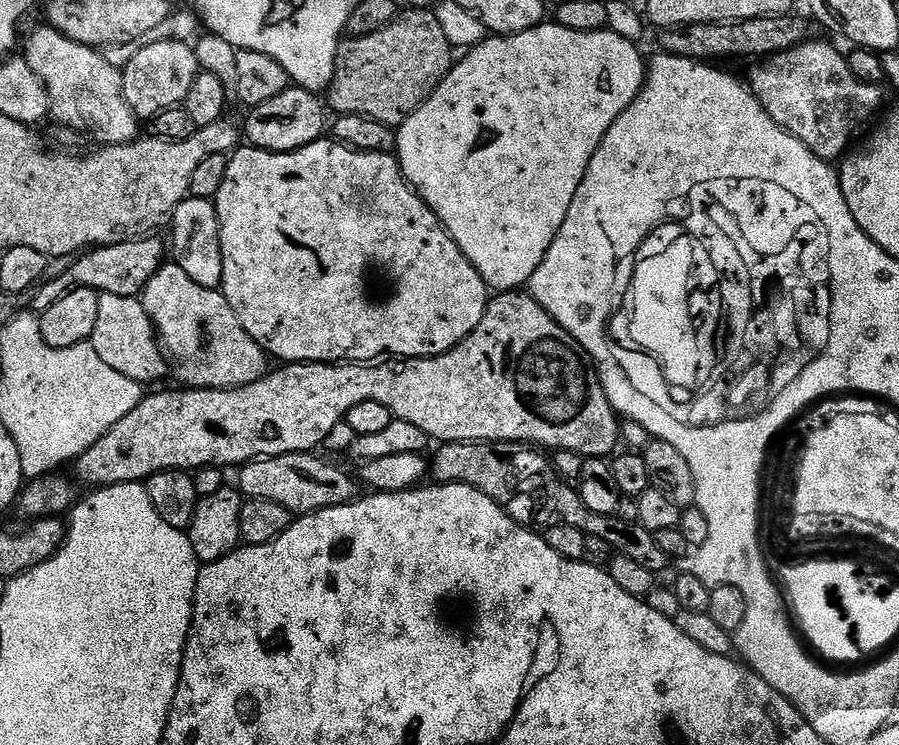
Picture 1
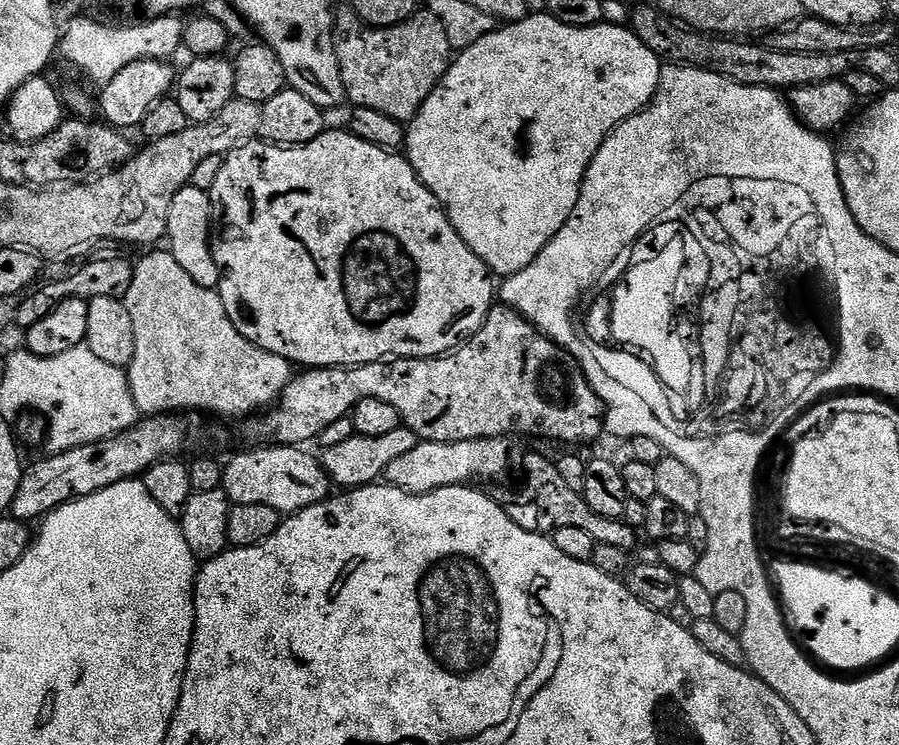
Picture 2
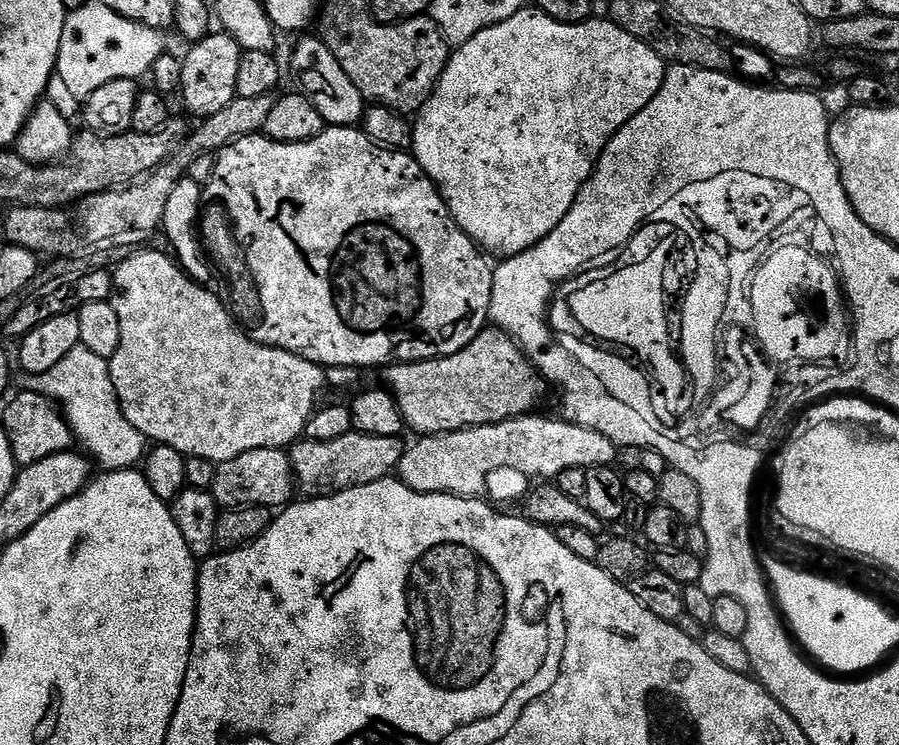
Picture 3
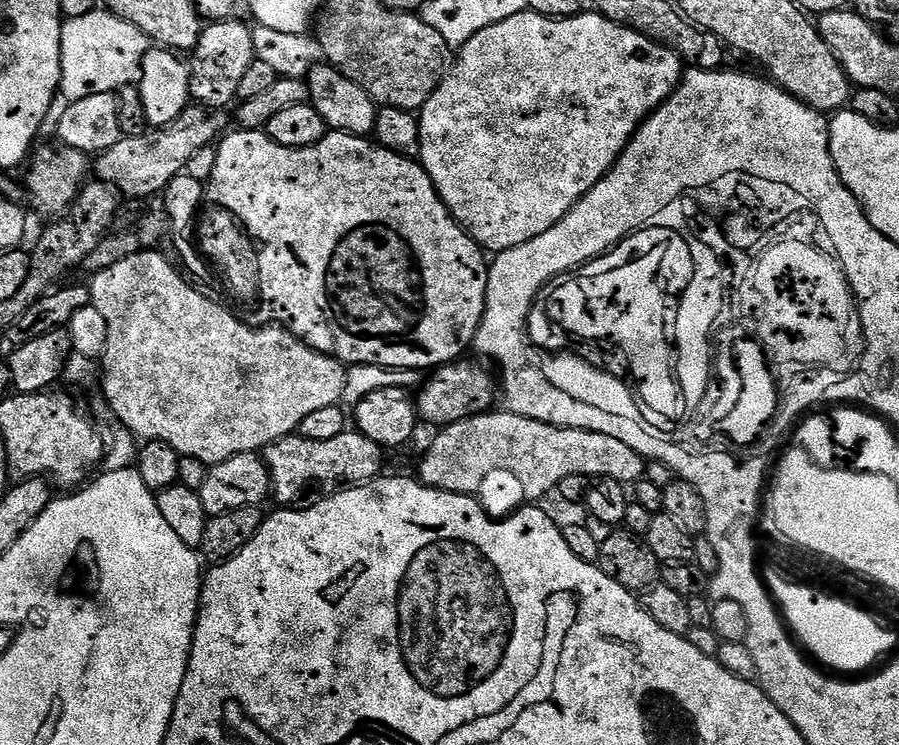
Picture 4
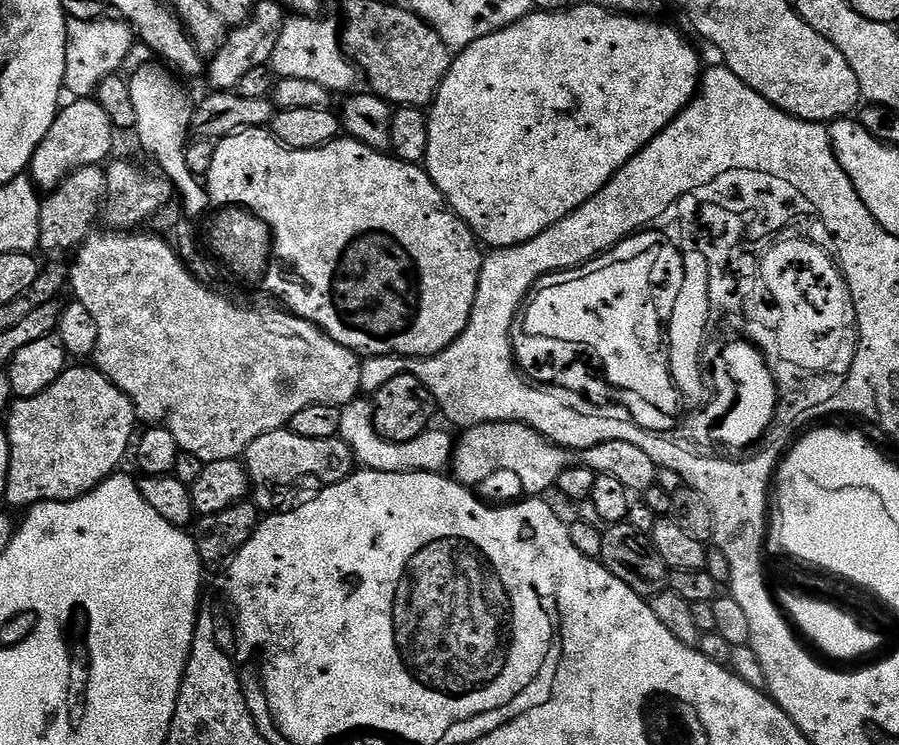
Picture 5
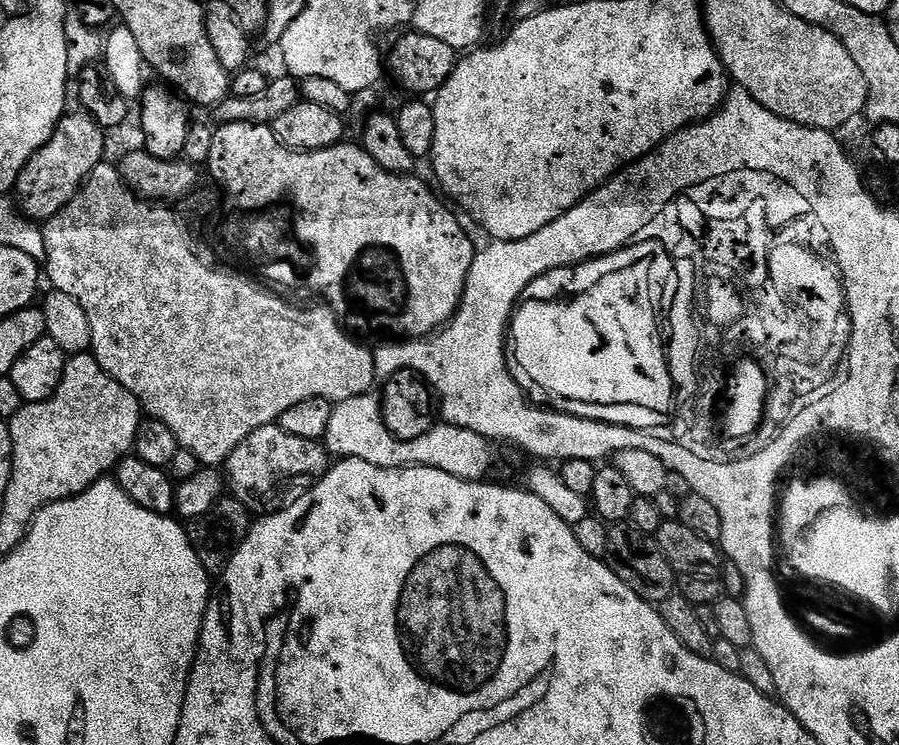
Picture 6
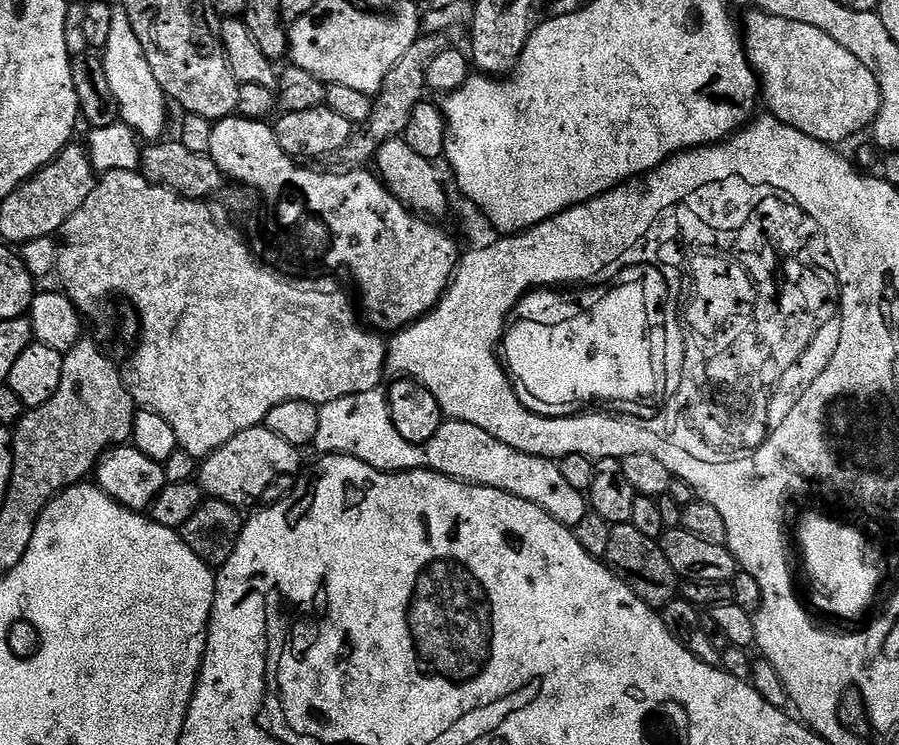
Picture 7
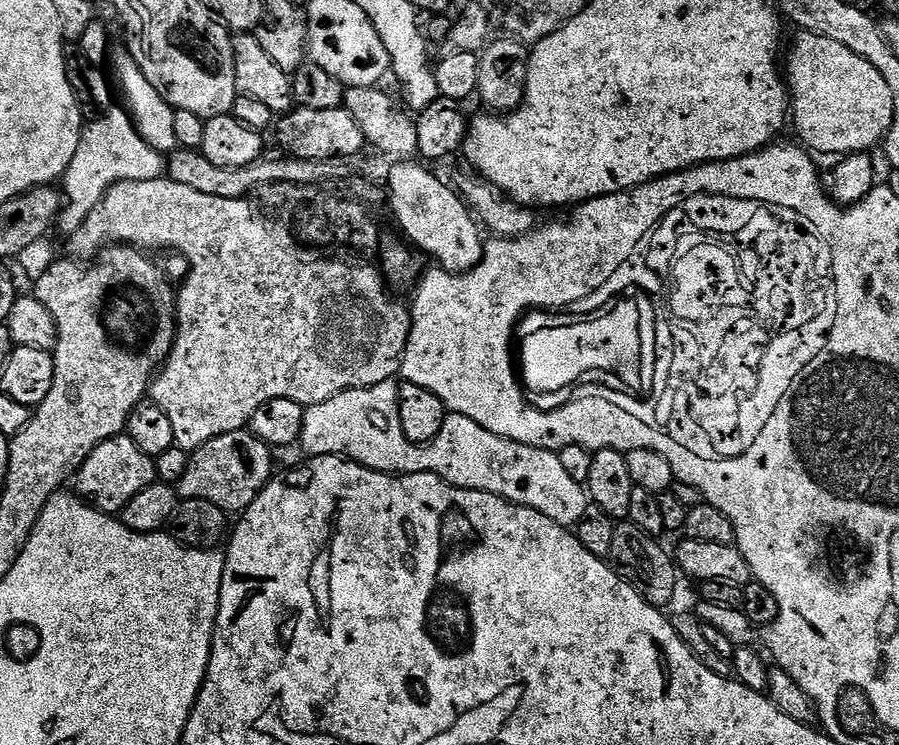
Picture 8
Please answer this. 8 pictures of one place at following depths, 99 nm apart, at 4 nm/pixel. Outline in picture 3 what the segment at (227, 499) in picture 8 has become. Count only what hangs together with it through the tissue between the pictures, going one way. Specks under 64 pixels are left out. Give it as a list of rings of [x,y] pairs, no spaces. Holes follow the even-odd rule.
[[[351,431],[334,442],[314,442],[301,439],[292,445],[292,475],[295,483],[308,498],[333,496],[348,488],[366,486],[370,482],[387,480],[400,467],[400,459],[406,447],[400,436],[394,438],[374,438],[374,434]]]

